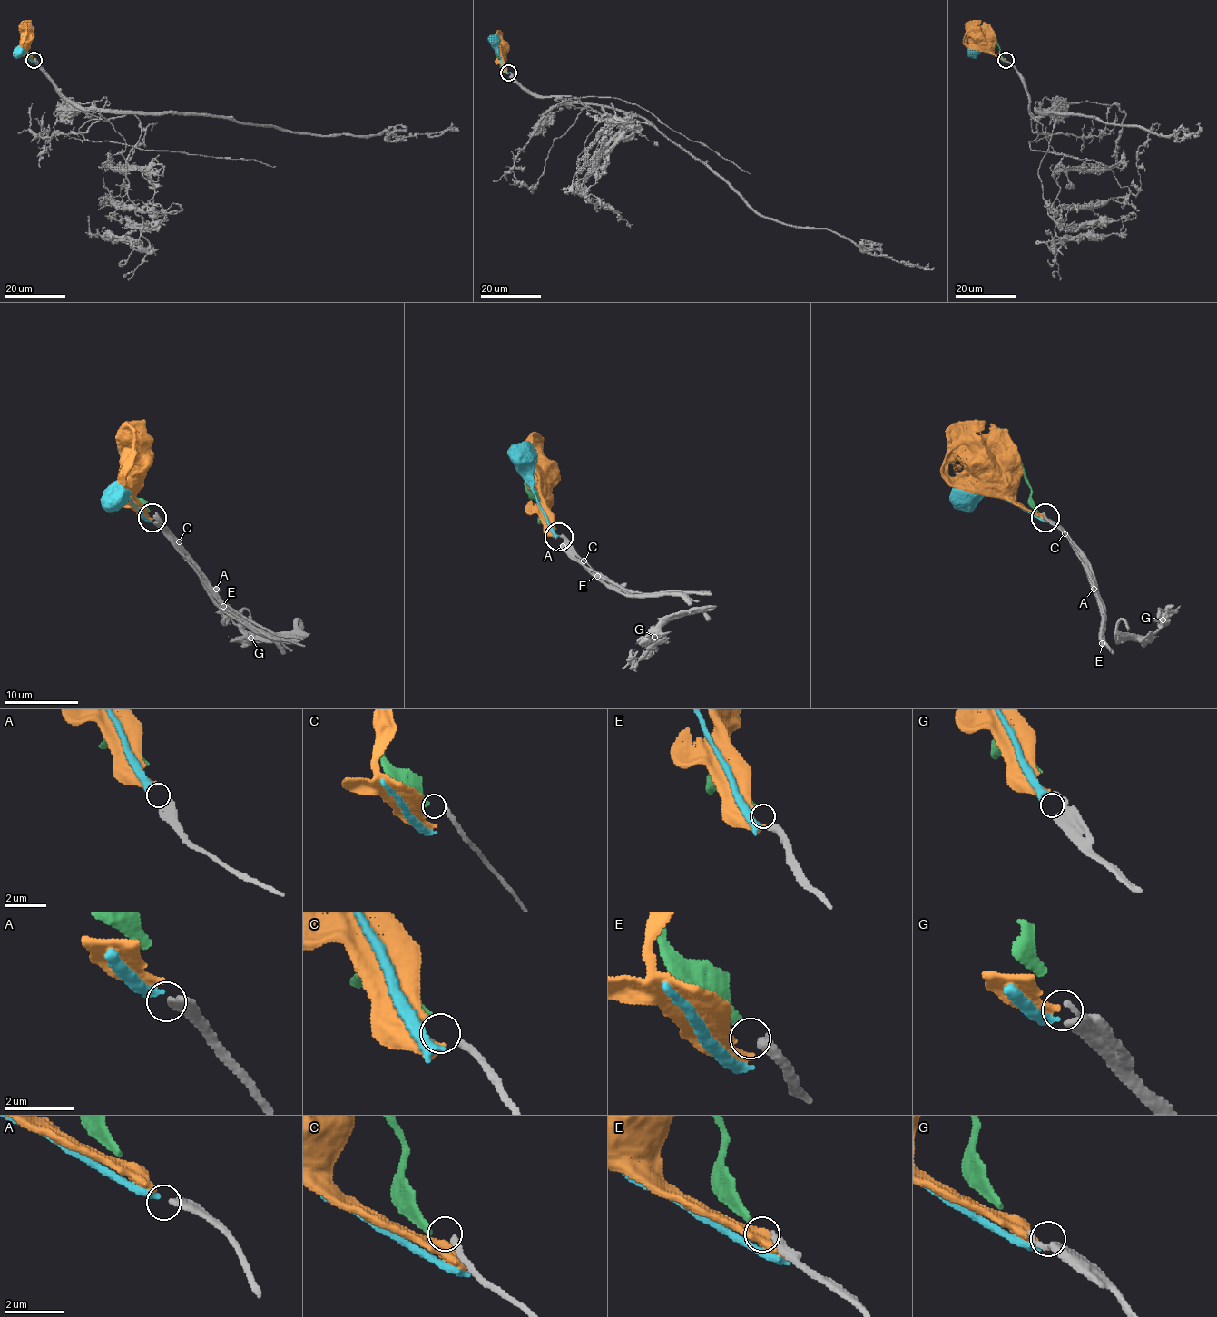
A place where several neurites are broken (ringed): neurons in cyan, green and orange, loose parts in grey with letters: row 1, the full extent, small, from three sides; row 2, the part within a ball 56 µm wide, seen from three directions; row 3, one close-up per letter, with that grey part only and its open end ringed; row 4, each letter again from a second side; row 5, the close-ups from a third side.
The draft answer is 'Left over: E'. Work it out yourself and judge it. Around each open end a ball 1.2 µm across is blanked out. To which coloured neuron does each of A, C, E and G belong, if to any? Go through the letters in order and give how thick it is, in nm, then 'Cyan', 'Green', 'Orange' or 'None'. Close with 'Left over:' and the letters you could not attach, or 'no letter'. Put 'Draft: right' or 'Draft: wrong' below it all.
A: Thickness 360 nm. Cyan
C: Thickness 200 nm. Green
E: Thickness 320 nm. None
G: Thickness 190 nm. Orange
Left over: E
Draft: right

